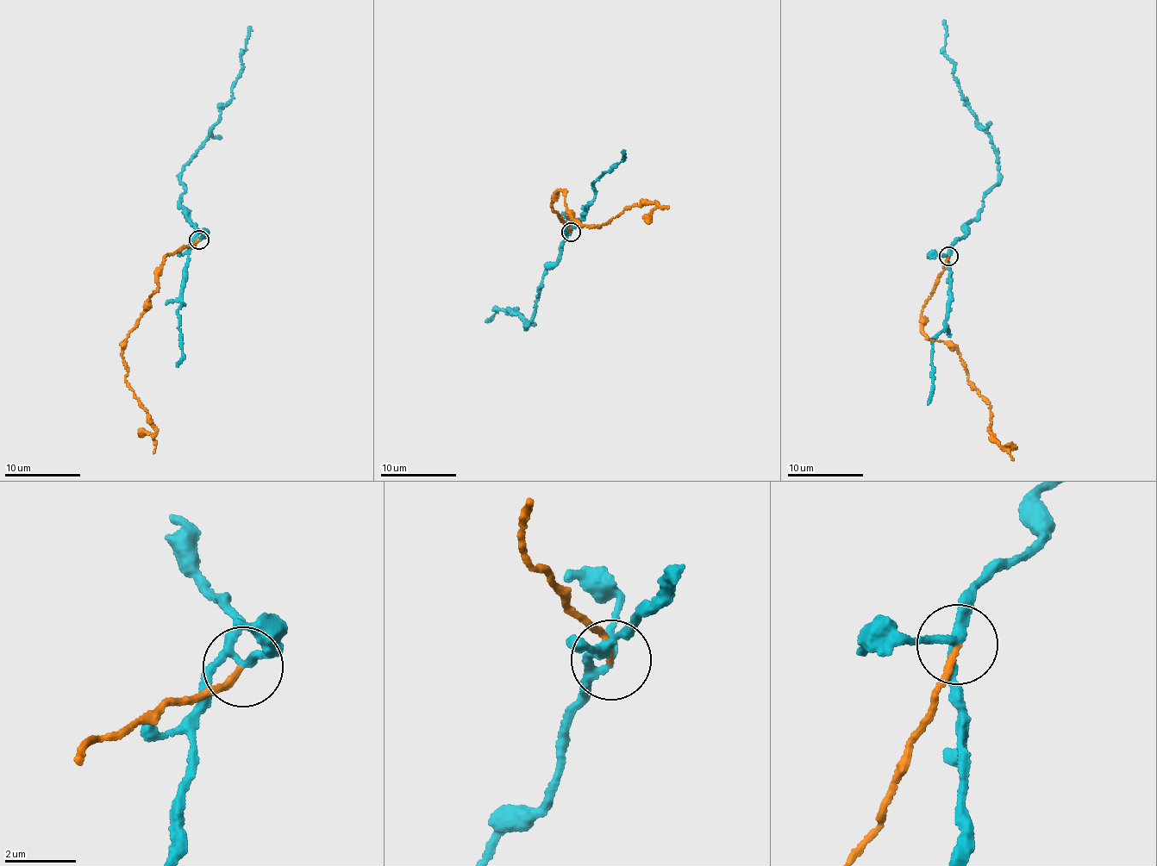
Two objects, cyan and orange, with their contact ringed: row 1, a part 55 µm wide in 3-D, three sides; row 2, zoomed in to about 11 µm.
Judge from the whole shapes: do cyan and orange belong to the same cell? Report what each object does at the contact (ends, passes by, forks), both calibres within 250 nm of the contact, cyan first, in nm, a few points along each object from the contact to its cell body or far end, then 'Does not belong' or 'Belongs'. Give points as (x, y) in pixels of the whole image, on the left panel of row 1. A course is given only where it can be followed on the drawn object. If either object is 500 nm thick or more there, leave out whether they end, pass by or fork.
At the ring cyan forks. At the ring orange ends. Thickness 190 nm (cyan) against 160 nm. Course of cyan: (199, 239), (190, 211), (179, 204), (185, 186), (180, 181), (182, 168), (204, 144), (232, 98), (251, 27). Course of orange: (199, 239), (165, 258), (156, 290), (121, 351), (125, 383), (155, 431), (152, 436), (139, 434). Does not belong

